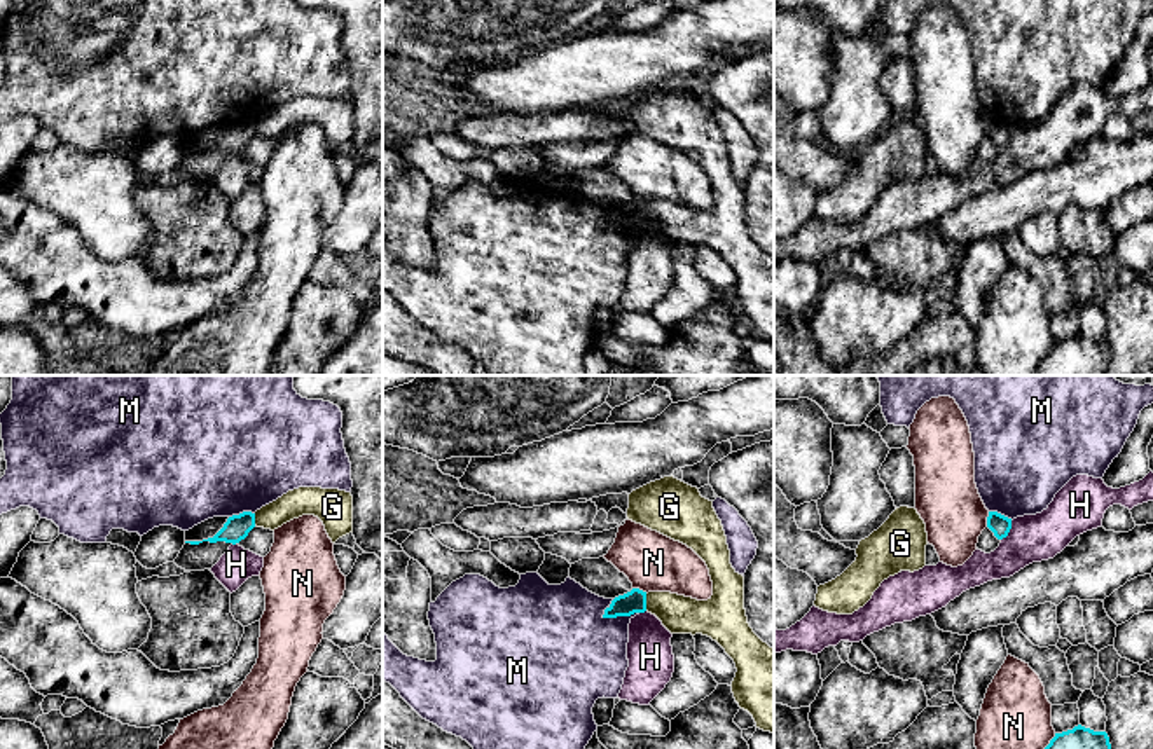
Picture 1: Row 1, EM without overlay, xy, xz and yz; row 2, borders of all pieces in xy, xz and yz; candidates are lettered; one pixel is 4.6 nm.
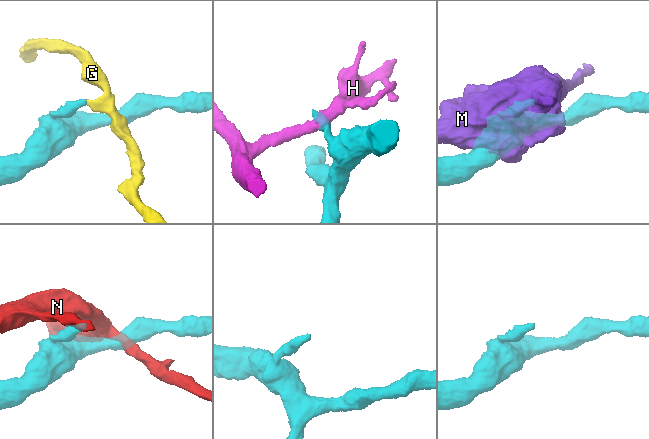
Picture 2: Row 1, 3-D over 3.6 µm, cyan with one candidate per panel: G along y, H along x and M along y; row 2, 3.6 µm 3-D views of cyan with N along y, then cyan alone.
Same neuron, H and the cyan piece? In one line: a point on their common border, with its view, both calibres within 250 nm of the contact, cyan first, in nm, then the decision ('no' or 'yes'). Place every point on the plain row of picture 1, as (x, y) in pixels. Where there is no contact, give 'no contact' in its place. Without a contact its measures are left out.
yz (1008, 140) | 90/220 nm | no

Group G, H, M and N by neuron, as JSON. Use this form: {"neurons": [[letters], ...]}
{"neurons": [["G"], ["H"], ["M"], ["N"]]}

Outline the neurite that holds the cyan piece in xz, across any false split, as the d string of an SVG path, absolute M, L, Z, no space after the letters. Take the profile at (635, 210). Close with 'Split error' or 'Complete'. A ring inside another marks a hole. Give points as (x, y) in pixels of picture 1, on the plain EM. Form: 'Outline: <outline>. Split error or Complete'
Outline: M632 197L631 201L618 204L604 218L603 227L631 225L634 222L646 220L646 201Z. Complete

